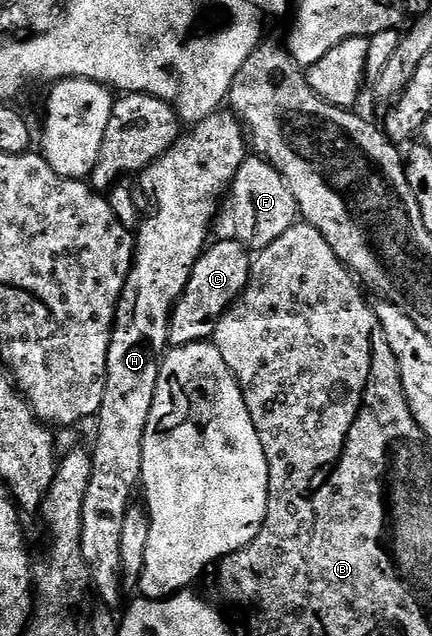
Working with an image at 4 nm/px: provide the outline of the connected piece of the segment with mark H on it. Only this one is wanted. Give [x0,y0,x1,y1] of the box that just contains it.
[81,108,247,608]

